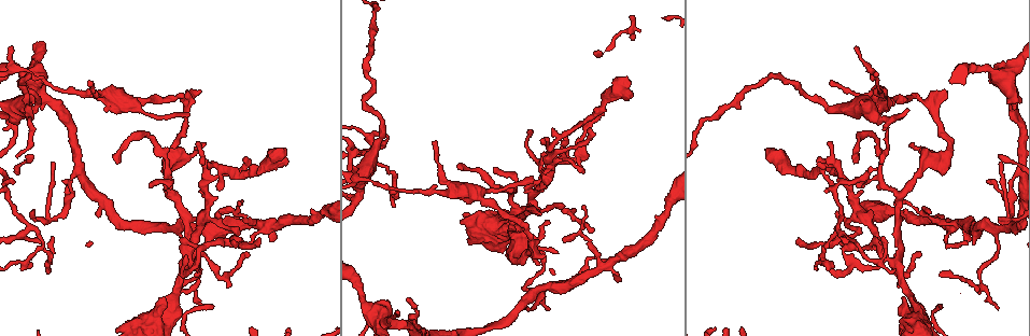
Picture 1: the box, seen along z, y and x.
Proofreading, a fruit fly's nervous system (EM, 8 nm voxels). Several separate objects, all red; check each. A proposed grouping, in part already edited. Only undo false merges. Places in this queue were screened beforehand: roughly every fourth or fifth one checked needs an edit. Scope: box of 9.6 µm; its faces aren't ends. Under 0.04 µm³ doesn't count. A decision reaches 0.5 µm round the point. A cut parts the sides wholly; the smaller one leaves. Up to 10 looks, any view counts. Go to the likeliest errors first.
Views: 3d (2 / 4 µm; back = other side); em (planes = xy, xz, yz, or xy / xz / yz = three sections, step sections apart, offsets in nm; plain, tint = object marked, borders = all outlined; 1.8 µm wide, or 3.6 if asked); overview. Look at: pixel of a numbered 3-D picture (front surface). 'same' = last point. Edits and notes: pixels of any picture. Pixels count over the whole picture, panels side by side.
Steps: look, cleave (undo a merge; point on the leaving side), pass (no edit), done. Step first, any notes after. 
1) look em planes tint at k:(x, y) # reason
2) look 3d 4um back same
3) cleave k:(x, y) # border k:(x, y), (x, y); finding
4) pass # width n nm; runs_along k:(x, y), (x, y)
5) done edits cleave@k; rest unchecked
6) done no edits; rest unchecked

look em yz step 16 borders at 1:(897, 263) # two arms at a narrow angle

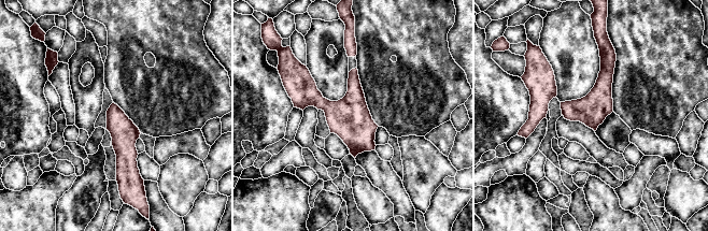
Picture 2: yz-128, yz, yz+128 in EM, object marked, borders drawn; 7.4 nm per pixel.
look em planes borders same

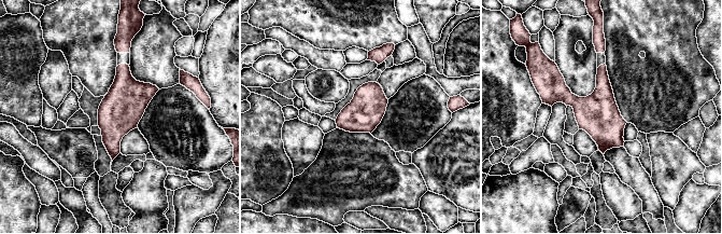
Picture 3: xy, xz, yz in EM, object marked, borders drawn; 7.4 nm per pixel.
pass # width 280 nm; continuous, no second neuron

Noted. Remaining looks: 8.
look em planes tint at 1:(837, 166) # sharp bend

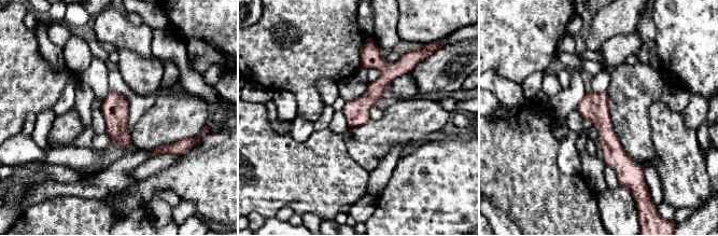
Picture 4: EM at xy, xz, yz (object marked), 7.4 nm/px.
pass # width 190 nm; runs_along 4:(588, 95), (622, 176); all the same neuron

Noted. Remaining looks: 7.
look em xz step 8 tint at 1:(183, 96) # sharp bend

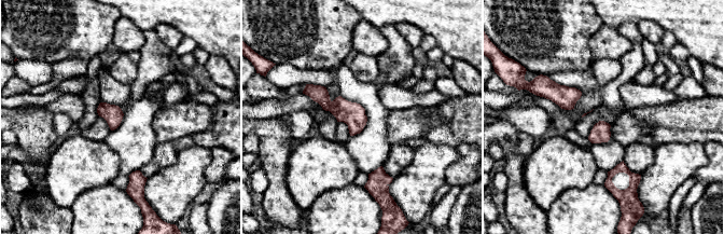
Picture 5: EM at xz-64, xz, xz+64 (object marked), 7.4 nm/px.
look em planes tint same # another direction

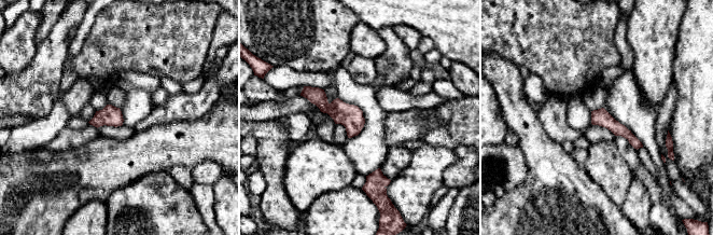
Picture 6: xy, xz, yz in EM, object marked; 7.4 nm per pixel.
pass # runs_along 6:(306, 88), (358, 129); continuous, no second neuron

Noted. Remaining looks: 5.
look em planes plain at 1:(31, 226) # three-way junction

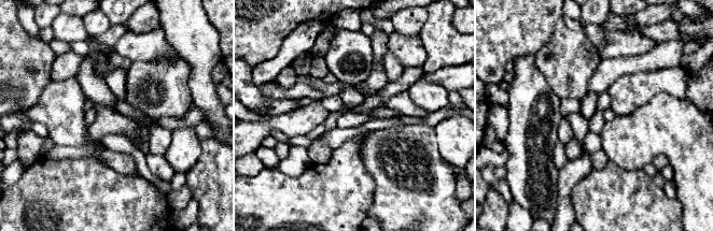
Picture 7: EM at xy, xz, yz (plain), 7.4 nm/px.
look em planes tint same # where the object lies

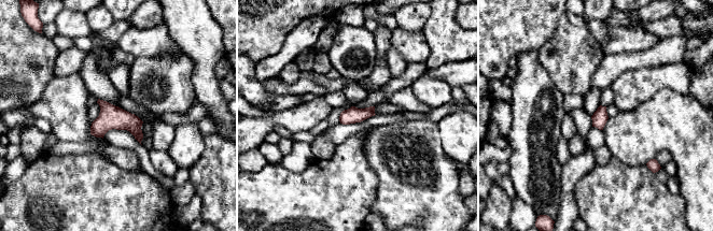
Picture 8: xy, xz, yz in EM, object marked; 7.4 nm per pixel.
pass # all the same neuron

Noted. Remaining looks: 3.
done no edits; rest unchecked

